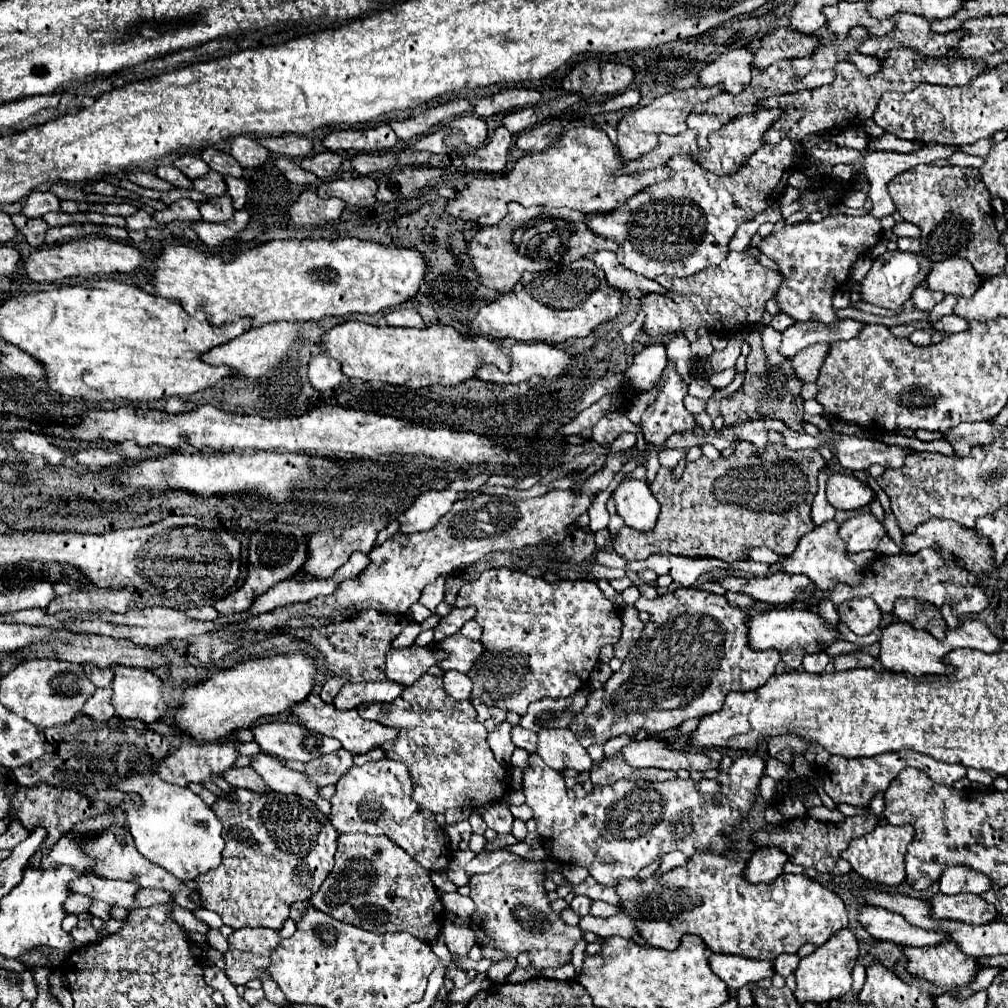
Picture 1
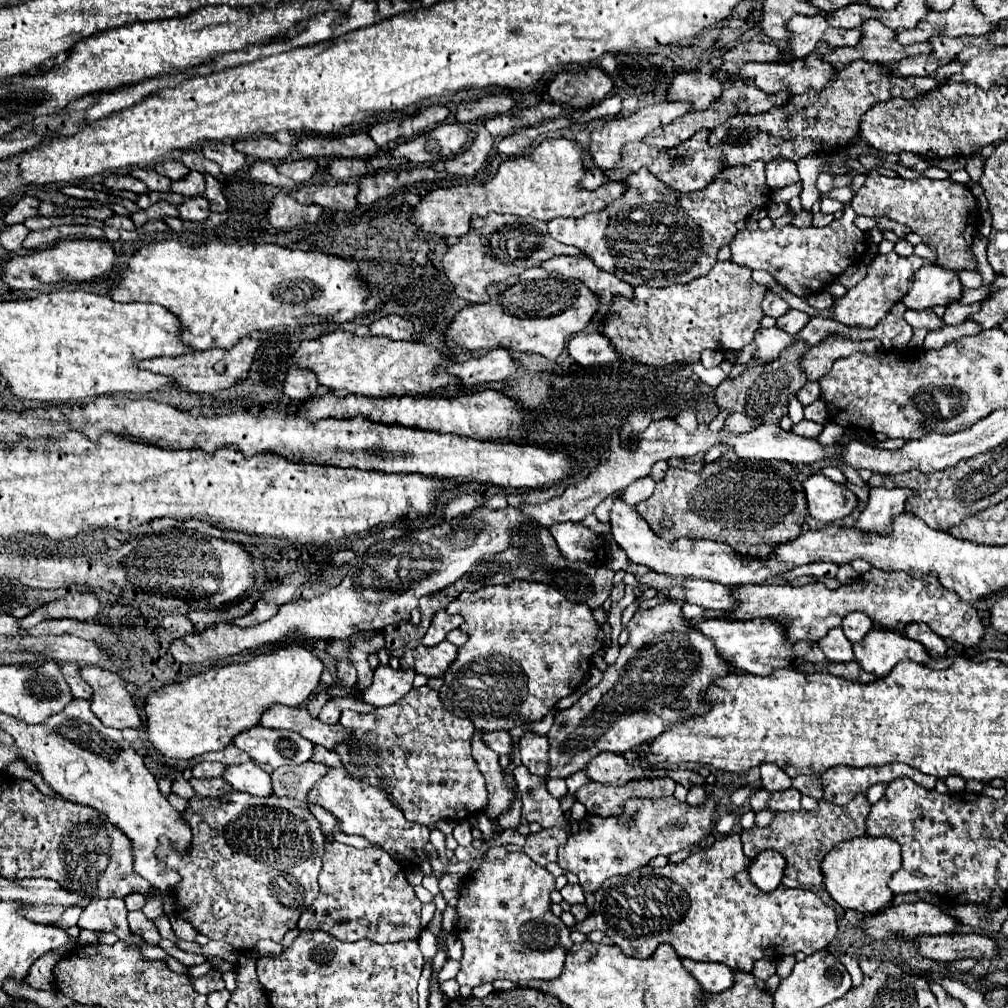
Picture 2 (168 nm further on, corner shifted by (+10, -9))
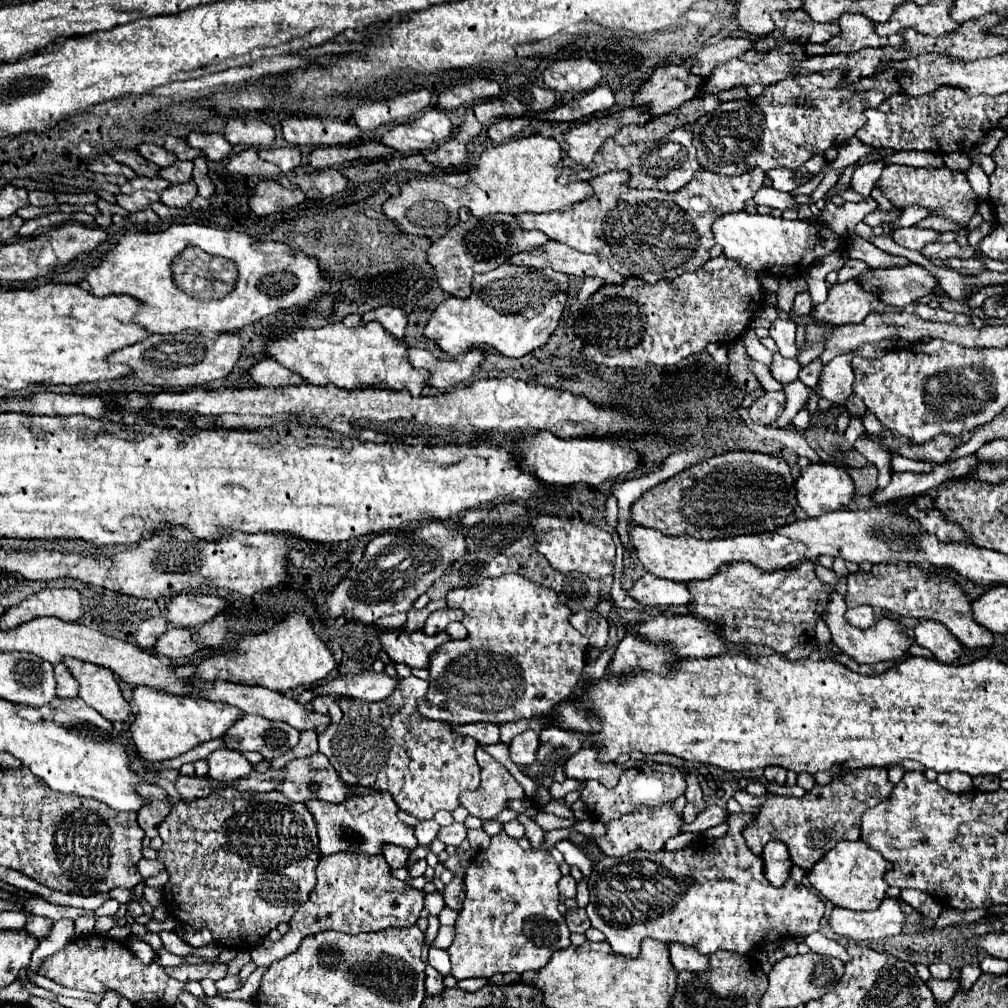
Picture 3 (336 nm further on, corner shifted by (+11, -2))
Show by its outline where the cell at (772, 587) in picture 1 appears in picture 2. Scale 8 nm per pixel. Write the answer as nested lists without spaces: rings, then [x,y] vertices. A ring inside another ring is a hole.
[[[685,580],[681,586],[675,586],[671,590],[659,590],[659,594],[653,600],[645,600],[641,608],[653,608],[663,602],[663,598],[675,600],[675,602],[691,602],[699,604],[703,608],[711,610],[733,610],[739,606],[737,598],[731,594],[727,586],[719,586],[717,582],[703,582],[703,580]]]

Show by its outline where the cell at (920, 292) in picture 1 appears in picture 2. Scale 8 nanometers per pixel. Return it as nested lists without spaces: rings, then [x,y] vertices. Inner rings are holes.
[[[931,308],[927,310],[905,310],[903,318],[913,326],[913,328],[929,328],[929,330],[939,330],[943,326],[941,318],[935,316]]]

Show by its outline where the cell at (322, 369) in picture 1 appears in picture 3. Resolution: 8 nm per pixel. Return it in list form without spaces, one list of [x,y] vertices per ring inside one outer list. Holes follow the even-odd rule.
[[[262,359],[254,363],[248,369],[248,375],[256,385],[262,385],[262,387],[286,387],[286,385],[306,383],[300,375],[288,371],[286,367],[280,367],[274,359]]]

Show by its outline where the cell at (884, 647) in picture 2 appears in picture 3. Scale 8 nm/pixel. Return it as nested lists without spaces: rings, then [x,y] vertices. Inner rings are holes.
[[[833,592],[830,597],[830,602],[826,612],[824,613],[824,621],[830,633],[832,633],[832,641],[838,645],[838,649],[842,653],[846,653],[848,657],[852,657],[854,661],[858,663],[880,663],[880,661],[898,661],[906,655],[908,647],[914,643],[912,637],[904,635],[898,627],[898,623],[894,619],[888,619],[888,617],[882,617],[880,621],[876,621],[870,629],[858,629],[858,627],[852,627],[846,619],[844,619],[844,599],[837,592]]]

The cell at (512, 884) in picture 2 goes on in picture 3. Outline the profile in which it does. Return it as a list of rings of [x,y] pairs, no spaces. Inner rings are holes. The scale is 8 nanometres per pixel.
[[[504,831],[492,837],[490,847],[478,853],[464,873],[466,899],[454,923],[454,941],[448,947],[452,977],[484,977],[494,973],[524,973],[542,969],[554,951],[570,945],[570,931],[558,911],[558,863],[548,851],[524,851]]]

